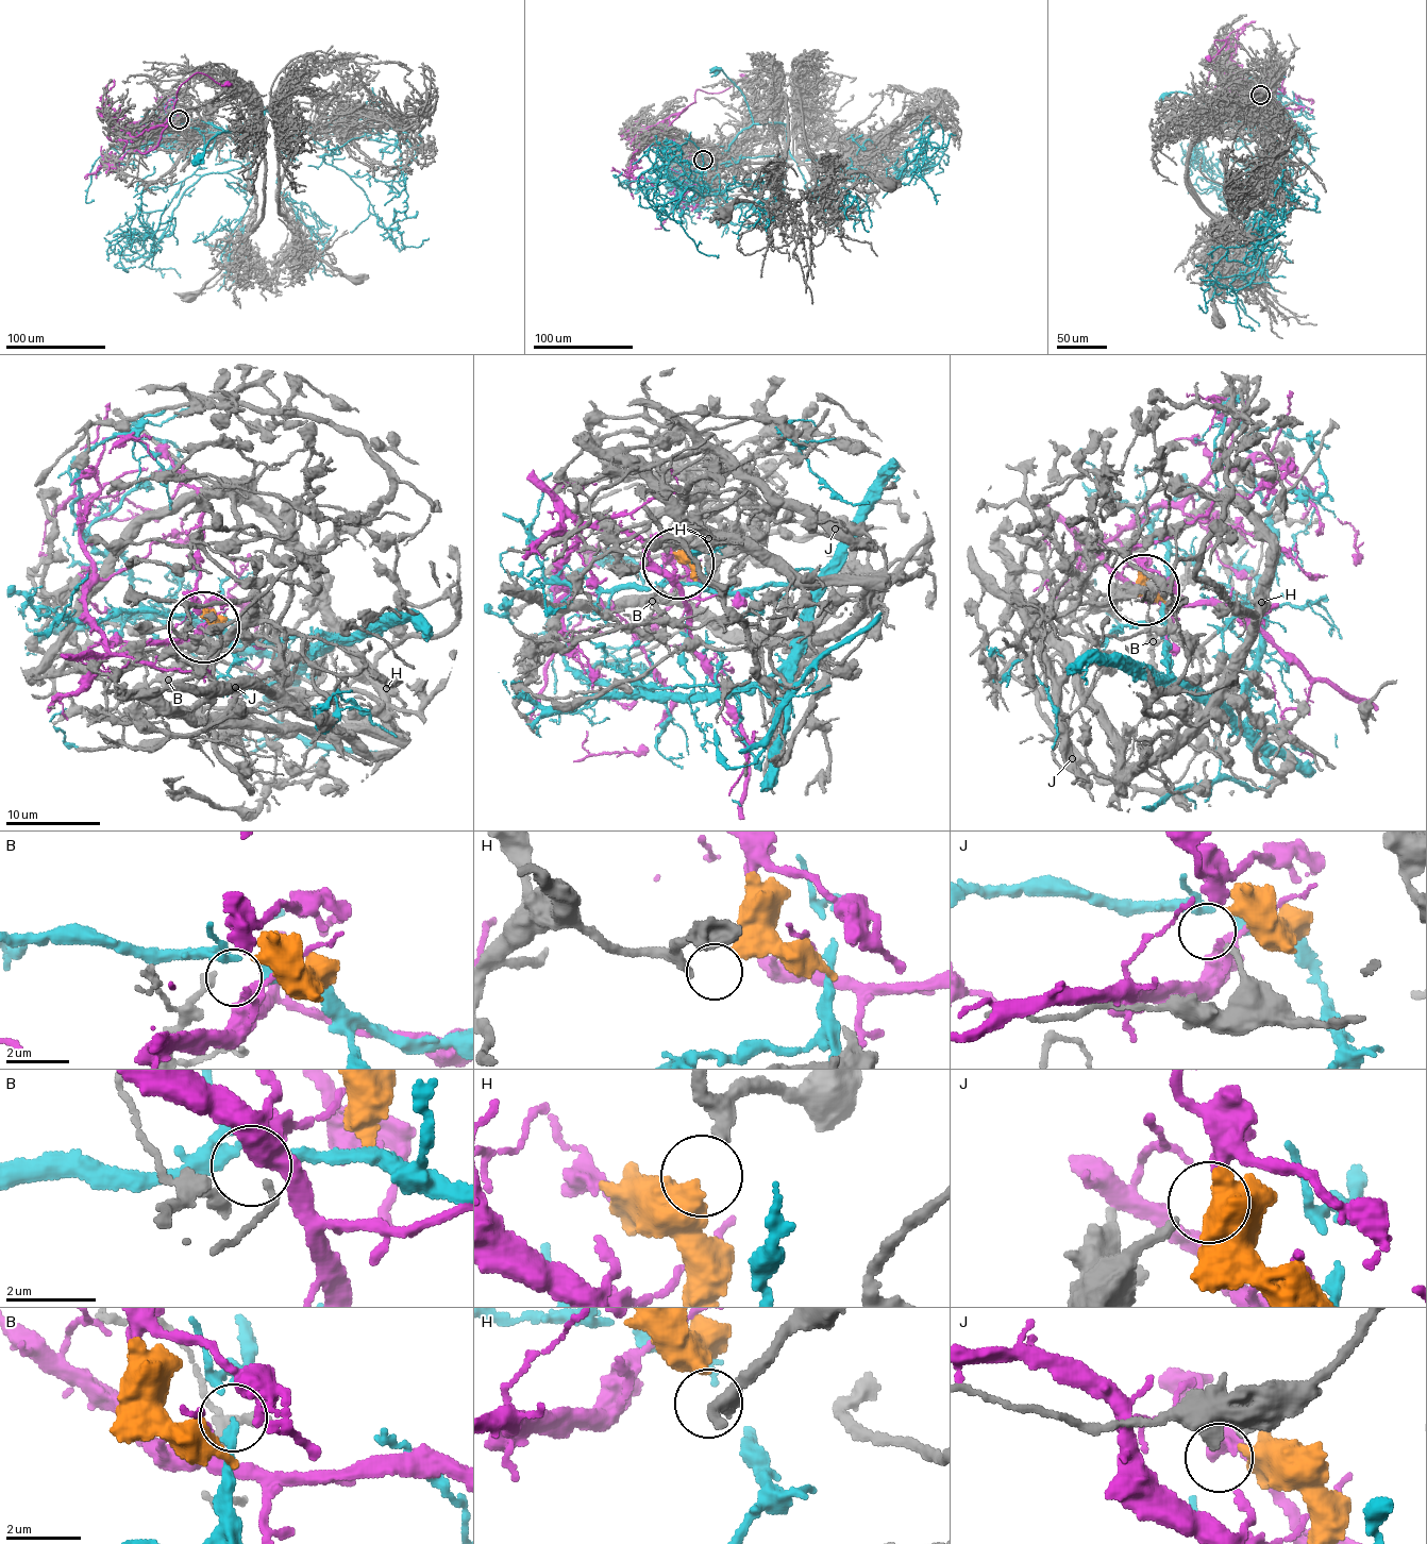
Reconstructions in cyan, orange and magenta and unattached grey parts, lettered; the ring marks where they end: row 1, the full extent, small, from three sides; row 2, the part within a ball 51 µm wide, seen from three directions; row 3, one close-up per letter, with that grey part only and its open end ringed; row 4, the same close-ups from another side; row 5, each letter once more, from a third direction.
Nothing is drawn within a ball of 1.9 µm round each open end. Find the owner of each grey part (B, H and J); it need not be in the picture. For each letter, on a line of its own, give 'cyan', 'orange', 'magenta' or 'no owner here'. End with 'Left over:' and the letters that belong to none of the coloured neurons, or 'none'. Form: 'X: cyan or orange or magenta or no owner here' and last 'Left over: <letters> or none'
B: cyan
H: orange
J: no owner here
Left over: J

